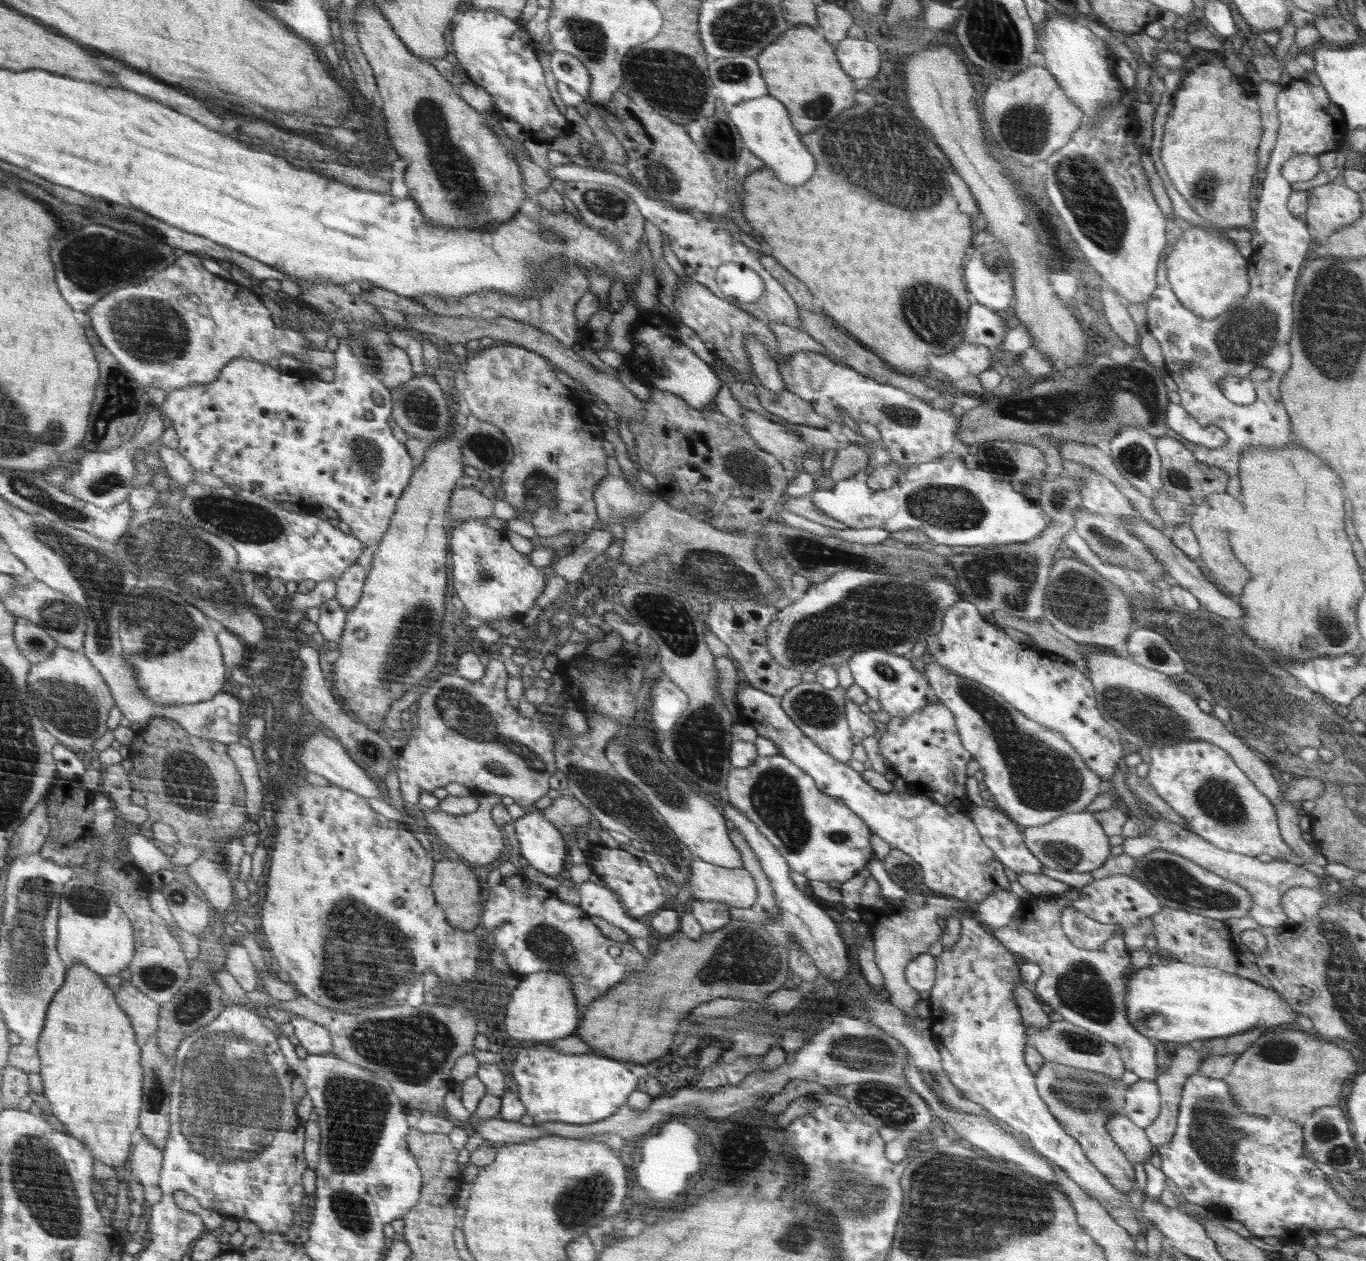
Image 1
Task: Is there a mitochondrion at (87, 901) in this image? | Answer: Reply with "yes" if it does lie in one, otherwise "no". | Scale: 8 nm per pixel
yes

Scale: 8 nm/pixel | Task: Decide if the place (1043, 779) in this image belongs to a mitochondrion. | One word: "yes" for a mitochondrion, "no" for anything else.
yes

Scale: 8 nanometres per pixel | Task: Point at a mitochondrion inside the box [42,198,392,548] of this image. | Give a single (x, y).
(92, 260)

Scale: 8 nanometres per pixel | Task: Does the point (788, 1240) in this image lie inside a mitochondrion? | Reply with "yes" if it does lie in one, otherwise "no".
yes

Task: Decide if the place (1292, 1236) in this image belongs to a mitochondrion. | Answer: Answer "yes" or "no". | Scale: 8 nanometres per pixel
no

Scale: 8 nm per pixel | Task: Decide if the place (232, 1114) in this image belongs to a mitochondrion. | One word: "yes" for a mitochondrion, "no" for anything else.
yes

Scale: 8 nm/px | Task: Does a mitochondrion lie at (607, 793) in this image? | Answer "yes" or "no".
yes

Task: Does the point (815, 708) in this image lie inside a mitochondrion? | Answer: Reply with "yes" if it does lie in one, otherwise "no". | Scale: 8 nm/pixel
yes

